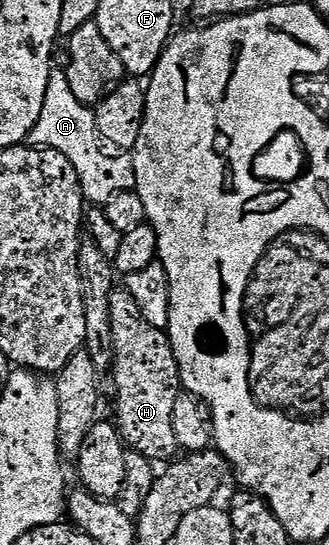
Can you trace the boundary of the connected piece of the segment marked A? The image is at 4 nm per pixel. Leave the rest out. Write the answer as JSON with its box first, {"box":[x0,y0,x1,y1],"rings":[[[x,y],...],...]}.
{"box":[28,71,137,206],"rings":[[[54,71],[47,86],[47,102],[43,106],[43,118],[39,118],[39,126],[35,126],[28,143],[47,152],[63,154],[63,158],[67,158],[67,162],[75,166],[75,174],[79,174],[81,189],[90,205],[104,206],[119,194],[137,190],[137,175],[132,155],[125,154],[117,158],[121,160],[112,160],[108,156],[110,153],[103,147],[102,138],[97,132],[94,109],[85,108],[83,102],[75,98],[74,92],[71,91],[71,82],[64,71]]]}

